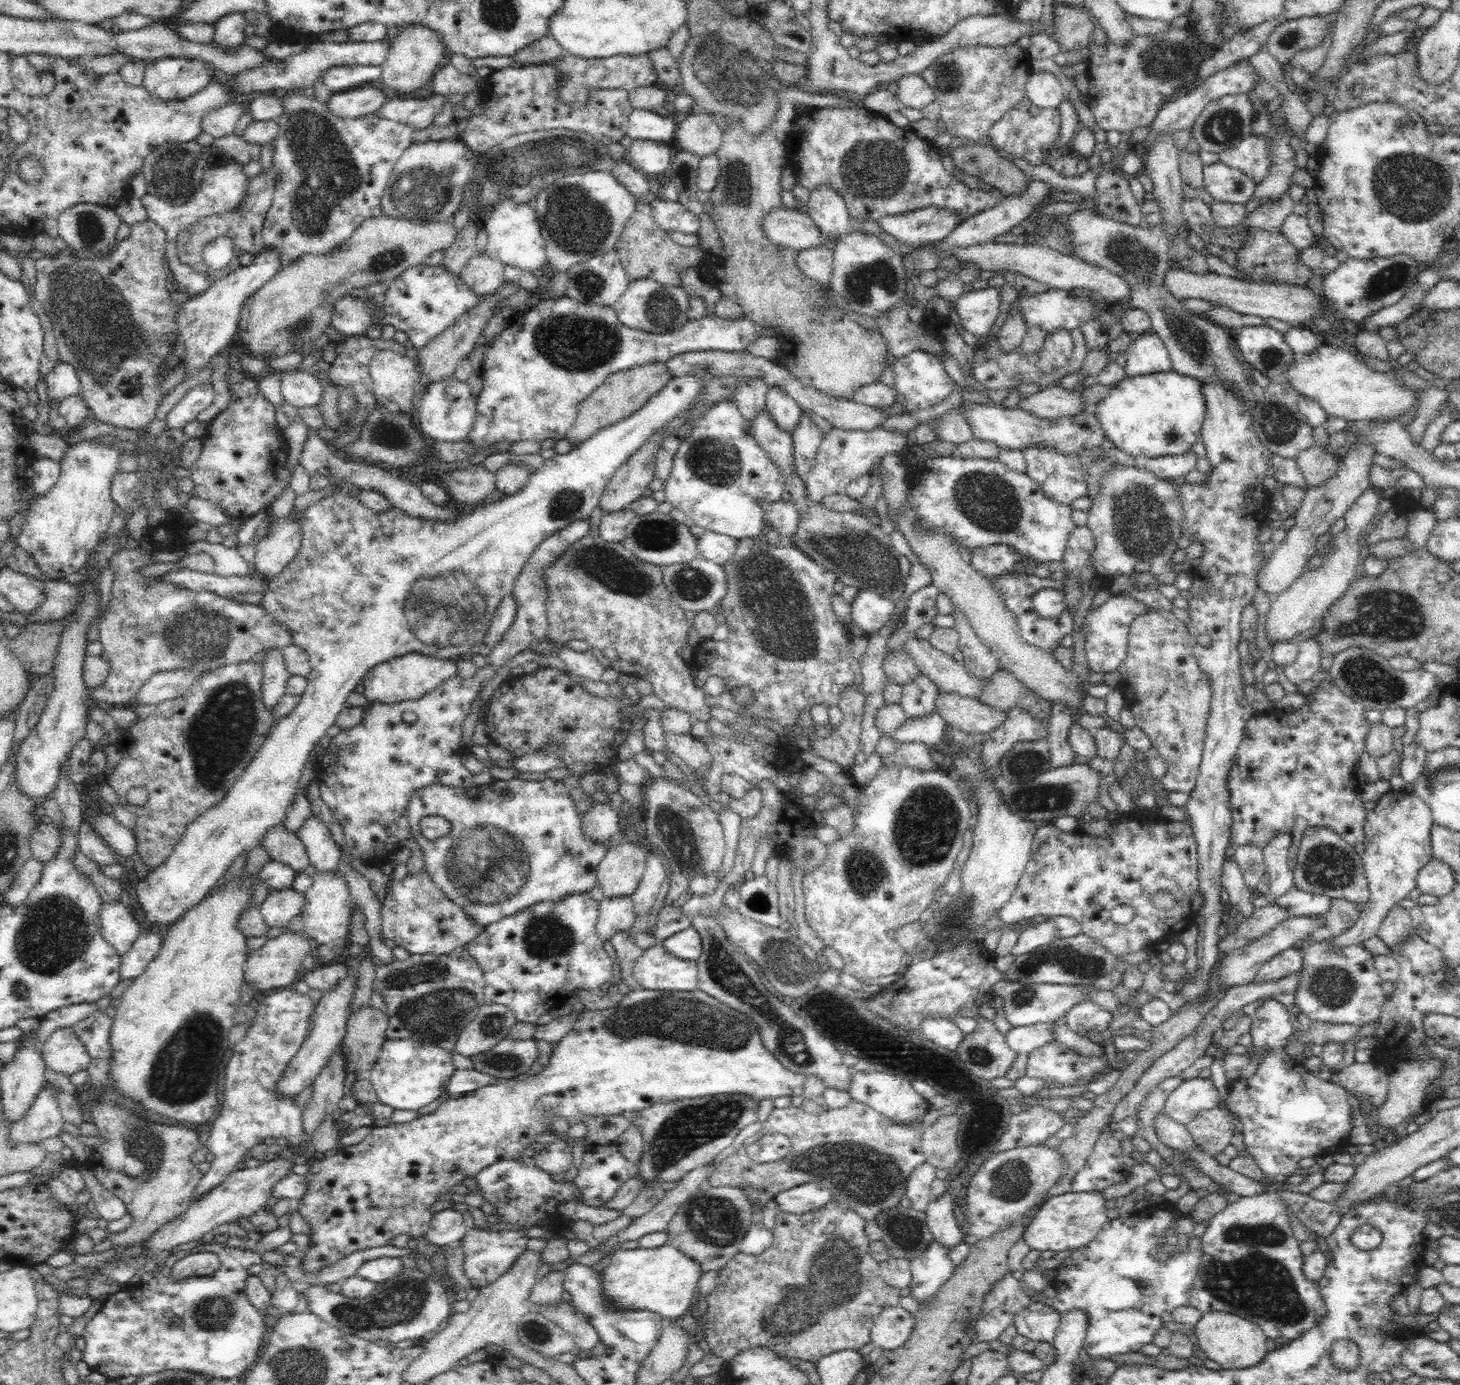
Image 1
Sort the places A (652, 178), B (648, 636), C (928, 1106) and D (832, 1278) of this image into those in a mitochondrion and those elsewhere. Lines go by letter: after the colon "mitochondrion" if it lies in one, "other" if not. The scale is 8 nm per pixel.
A: other
B: other
C: other
D: mitochondrion

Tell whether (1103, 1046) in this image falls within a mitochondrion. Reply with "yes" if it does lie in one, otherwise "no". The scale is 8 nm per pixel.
no

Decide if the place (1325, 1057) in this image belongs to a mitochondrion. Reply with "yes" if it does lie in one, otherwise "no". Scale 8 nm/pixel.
no

